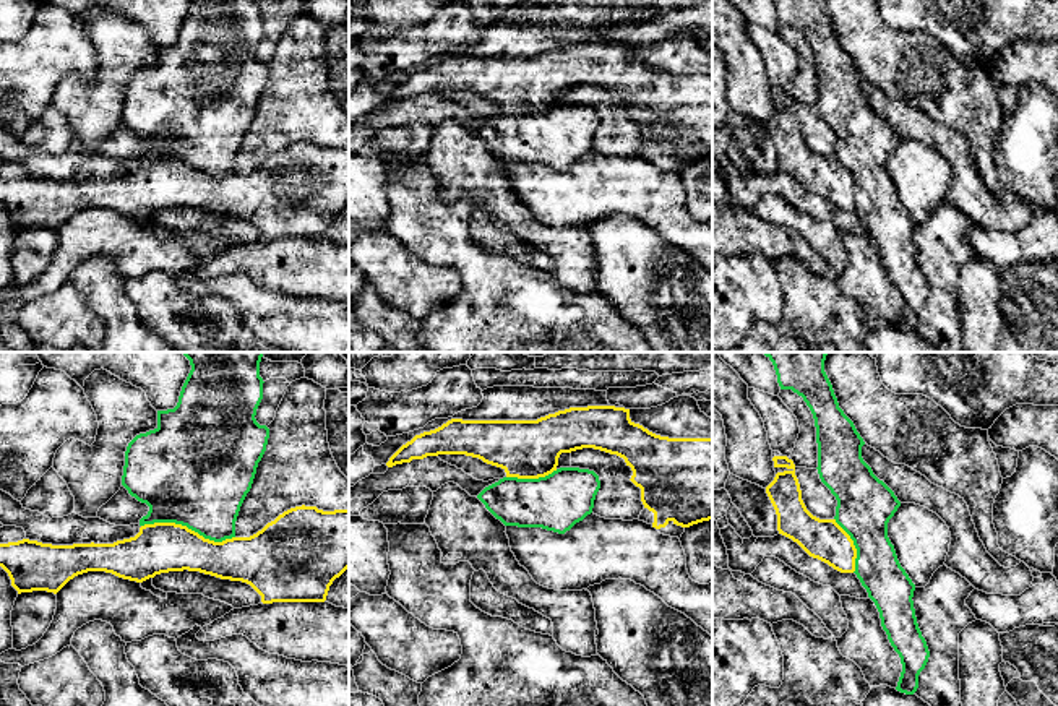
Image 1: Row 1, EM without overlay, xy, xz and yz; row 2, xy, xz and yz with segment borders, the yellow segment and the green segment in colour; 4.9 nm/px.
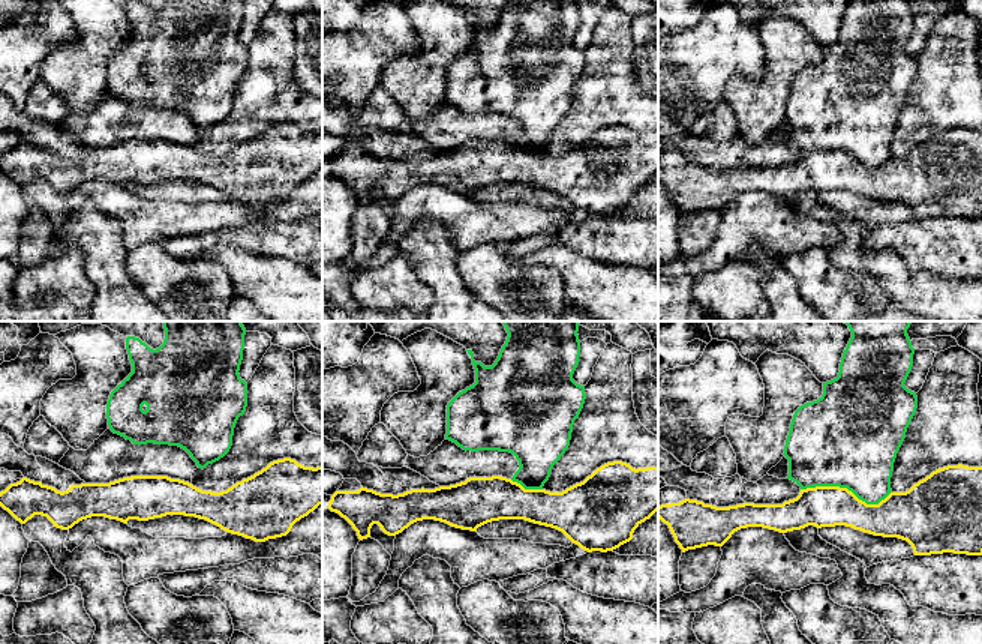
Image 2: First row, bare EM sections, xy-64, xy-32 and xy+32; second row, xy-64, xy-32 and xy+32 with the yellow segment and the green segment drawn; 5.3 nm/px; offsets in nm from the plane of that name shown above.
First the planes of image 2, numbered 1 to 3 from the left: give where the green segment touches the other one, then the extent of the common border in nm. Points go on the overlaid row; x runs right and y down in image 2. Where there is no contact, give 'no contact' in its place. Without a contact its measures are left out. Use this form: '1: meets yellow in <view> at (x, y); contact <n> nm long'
1: no contact
2: meets yellow in xy-32 at (526, 490); contact 190 nm long
3: meets yellow in xy+32 at (846, 488); contact 480 nm long

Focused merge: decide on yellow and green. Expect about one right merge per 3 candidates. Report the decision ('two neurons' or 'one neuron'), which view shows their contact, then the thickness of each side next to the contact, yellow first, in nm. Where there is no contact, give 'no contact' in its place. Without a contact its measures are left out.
two neurons; contact in xy; calibres 260 and 480 nm

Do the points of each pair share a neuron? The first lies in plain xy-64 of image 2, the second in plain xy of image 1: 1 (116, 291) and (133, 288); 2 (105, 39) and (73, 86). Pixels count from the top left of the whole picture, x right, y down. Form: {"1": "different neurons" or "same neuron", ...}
{"1": "different neurons", "2": "same neuron"}

